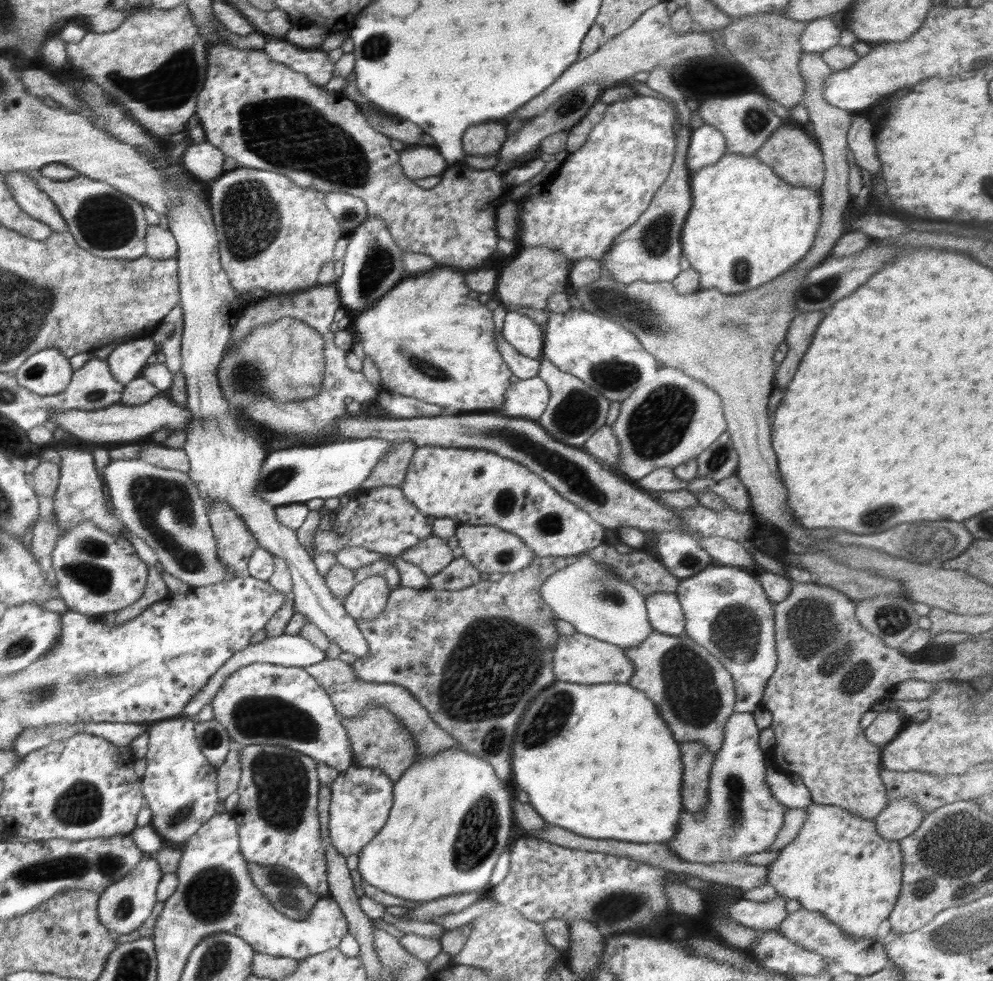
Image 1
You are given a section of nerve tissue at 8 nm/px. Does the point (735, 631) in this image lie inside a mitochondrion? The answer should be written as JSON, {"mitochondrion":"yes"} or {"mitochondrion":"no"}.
{"mitochondrion":"yes"}

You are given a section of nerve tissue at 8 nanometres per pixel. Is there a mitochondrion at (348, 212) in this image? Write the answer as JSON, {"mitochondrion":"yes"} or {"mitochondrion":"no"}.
{"mitochondrion":"yes"}

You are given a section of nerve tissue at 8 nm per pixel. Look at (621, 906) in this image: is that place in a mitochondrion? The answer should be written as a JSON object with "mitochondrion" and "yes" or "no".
{"mitochondrion":"yes"}

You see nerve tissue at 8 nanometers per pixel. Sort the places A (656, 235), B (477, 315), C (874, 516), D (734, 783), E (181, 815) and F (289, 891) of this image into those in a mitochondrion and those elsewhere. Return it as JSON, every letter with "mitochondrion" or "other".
{"A":"mitochondrion","B":"other","C":"mitochondrion","D":"mitochondrion","E":"mitochondrion","F":"mitochondrion"}

